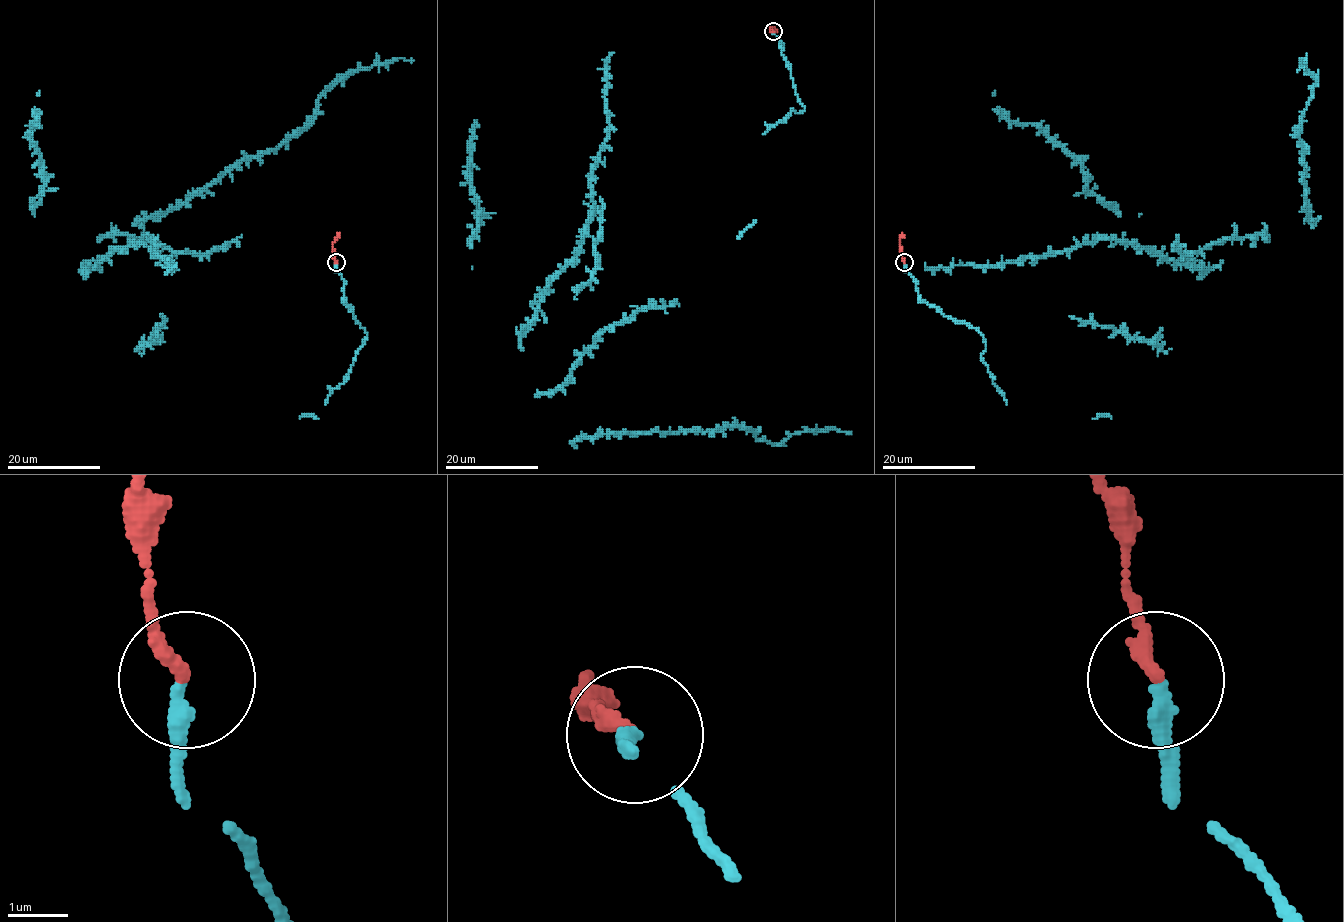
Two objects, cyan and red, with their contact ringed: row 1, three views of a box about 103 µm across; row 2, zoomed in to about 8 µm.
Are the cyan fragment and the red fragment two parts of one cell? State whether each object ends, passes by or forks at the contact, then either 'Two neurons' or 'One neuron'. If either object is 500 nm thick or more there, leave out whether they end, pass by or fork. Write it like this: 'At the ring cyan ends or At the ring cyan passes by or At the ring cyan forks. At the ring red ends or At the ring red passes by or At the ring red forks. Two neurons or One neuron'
At the ring cyan ends. At the ring red ends. One neuron

